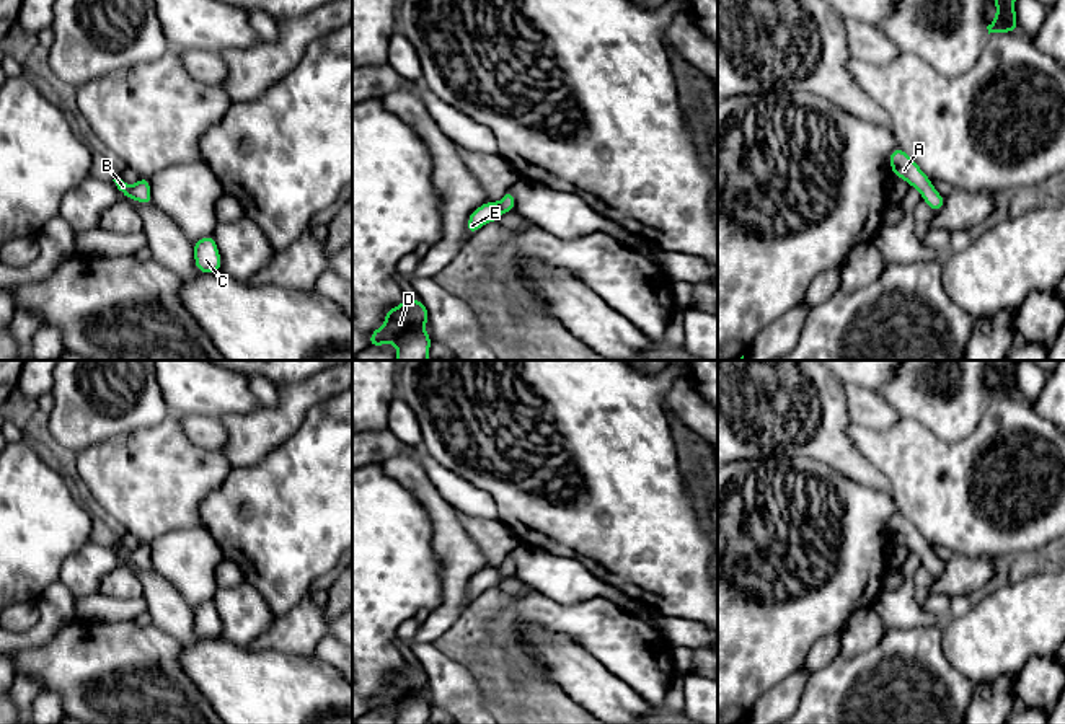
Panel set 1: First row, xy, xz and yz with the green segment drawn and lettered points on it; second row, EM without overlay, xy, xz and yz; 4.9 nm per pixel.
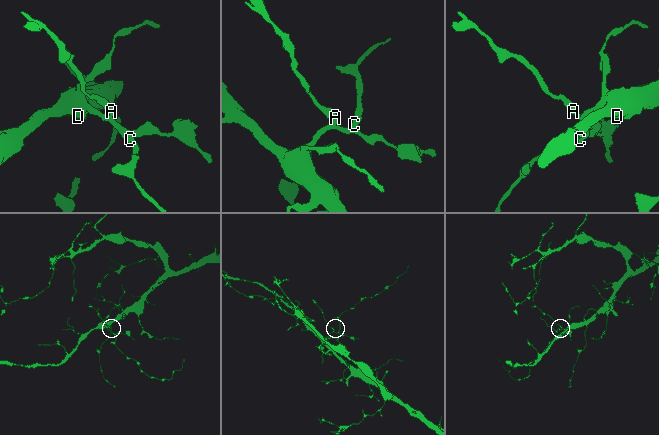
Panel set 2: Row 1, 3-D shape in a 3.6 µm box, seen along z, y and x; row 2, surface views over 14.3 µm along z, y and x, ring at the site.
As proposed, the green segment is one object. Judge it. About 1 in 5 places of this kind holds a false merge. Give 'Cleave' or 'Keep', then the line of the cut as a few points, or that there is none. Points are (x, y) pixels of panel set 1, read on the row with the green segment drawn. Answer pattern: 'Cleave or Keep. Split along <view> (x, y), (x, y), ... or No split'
Keep. No split

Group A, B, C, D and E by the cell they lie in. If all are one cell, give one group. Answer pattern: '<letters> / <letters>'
A B C D E

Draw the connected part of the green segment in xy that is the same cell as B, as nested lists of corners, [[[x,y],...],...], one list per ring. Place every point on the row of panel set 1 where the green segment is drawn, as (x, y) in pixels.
[[[119,176],[113,179],[117,186],[117,189],[124,194],[126,199],[134,199],[140,204],[153,204],[152,194],[150,194],[150,178],[140,176],[137,184],[127,184]]]

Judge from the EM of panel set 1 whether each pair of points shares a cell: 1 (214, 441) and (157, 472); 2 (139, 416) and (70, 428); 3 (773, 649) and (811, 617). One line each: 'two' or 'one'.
1: two
2: one
3: one

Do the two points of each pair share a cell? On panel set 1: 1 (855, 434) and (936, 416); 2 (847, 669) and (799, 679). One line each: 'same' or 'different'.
1: different
2: different

